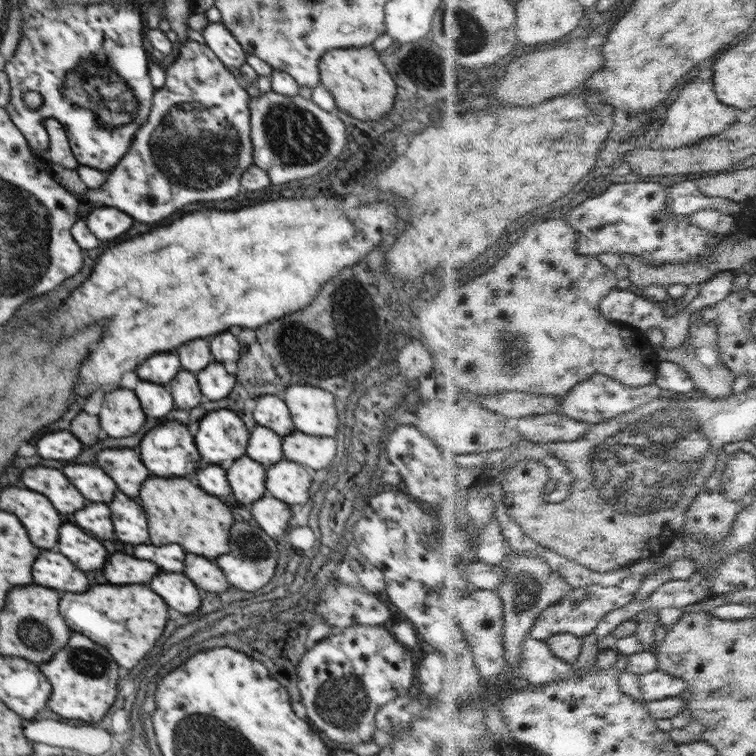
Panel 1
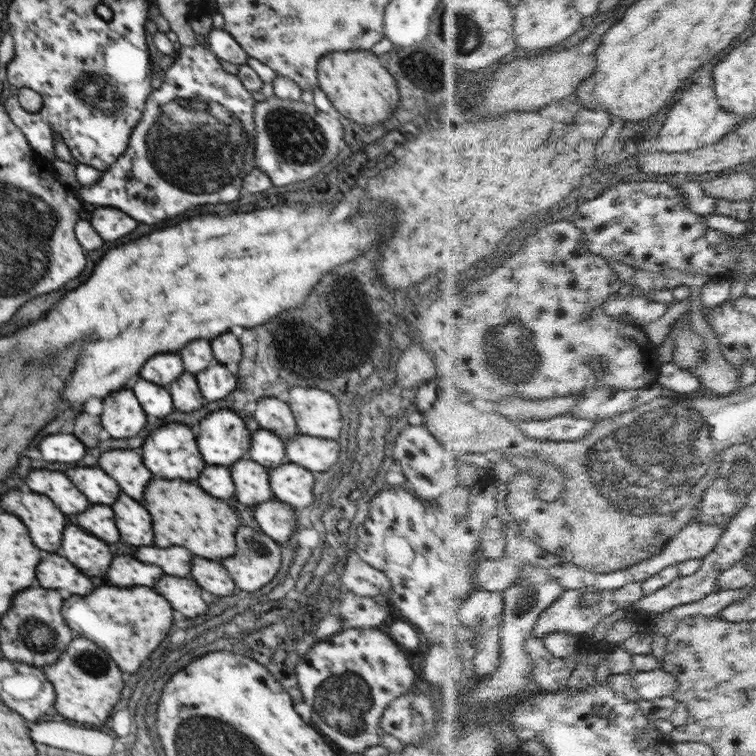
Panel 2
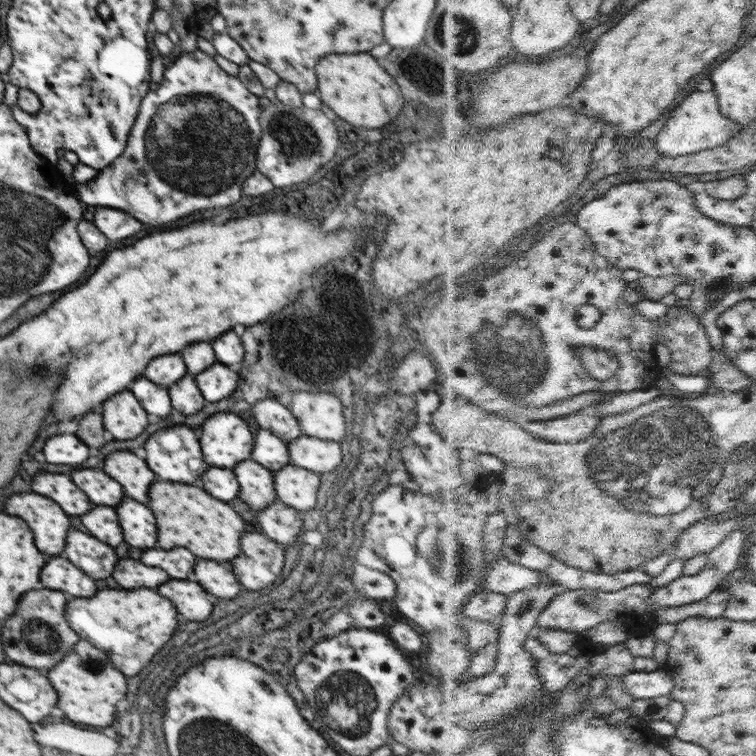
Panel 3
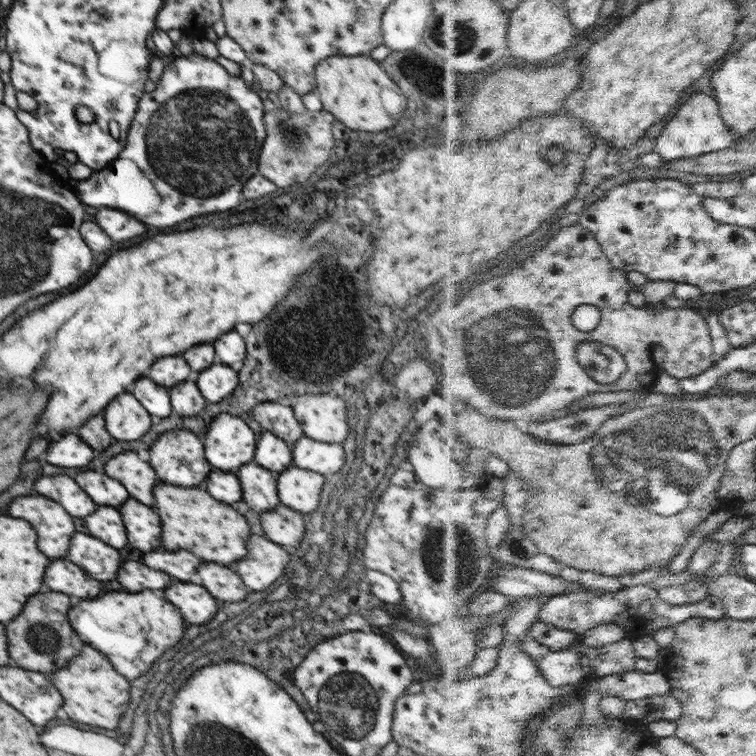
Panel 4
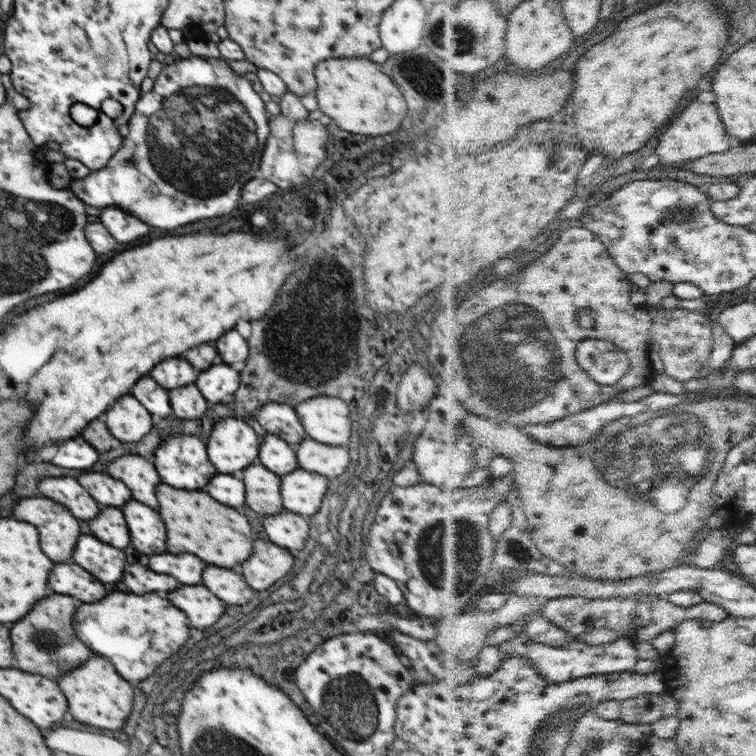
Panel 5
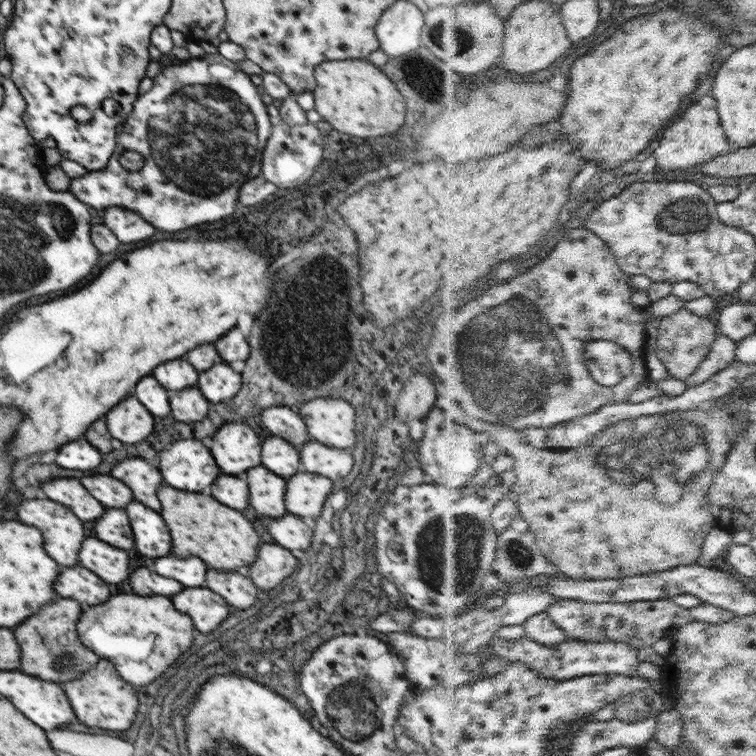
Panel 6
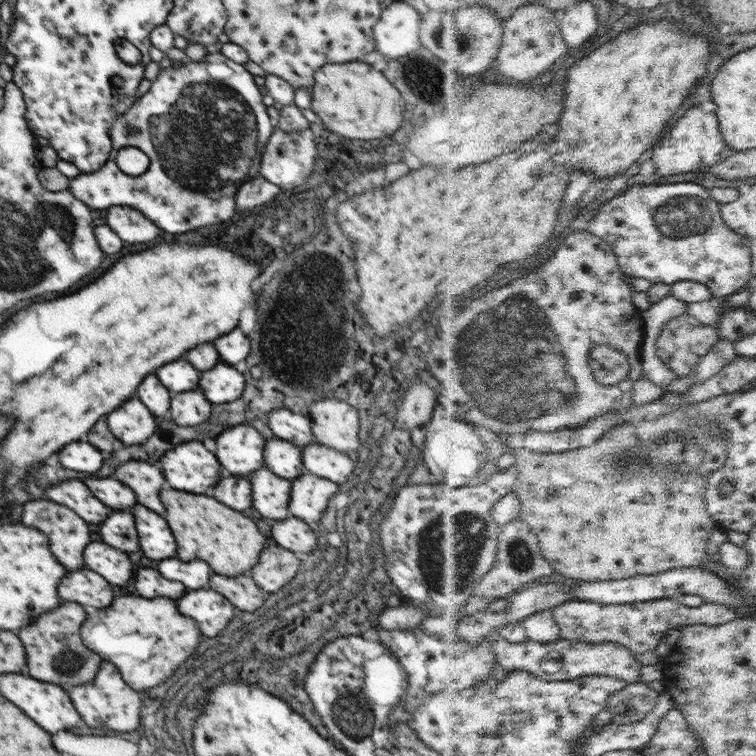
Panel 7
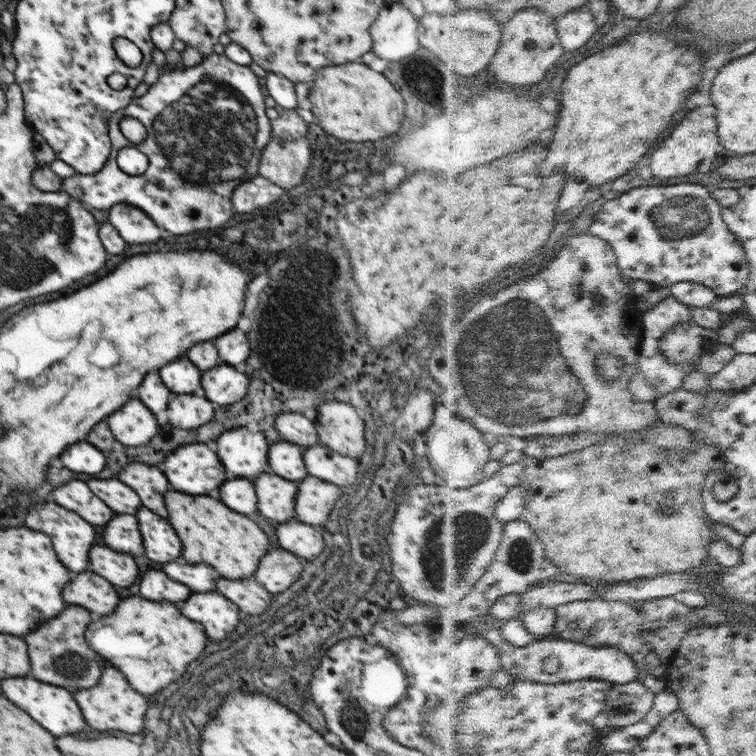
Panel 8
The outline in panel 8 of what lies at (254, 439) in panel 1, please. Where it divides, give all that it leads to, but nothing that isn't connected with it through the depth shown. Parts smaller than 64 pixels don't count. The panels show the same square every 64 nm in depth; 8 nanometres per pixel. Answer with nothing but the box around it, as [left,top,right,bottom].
[268,441,309,483]

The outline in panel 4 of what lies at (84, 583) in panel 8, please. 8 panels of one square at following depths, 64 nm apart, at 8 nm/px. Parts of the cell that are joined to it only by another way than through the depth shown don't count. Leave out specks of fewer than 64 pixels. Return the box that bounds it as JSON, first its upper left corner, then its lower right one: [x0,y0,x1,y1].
[44,558,100,598]

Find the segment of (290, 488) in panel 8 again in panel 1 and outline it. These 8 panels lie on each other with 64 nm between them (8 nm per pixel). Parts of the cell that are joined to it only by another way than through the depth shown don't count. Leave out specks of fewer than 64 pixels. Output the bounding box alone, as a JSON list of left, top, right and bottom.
[226,455,268,504]

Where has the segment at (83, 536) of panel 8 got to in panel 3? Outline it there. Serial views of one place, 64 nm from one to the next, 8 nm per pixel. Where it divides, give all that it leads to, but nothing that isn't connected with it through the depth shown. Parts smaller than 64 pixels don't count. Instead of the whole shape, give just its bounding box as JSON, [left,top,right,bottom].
[6,492,70,556]

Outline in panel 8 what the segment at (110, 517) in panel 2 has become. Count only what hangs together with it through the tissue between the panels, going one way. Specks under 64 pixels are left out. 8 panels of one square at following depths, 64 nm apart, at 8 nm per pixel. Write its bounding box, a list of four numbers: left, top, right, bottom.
[102,514,142,554]

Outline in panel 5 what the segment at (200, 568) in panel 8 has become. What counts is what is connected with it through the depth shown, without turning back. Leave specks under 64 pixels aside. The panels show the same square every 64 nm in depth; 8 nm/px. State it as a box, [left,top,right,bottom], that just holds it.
[150,554,200,584]

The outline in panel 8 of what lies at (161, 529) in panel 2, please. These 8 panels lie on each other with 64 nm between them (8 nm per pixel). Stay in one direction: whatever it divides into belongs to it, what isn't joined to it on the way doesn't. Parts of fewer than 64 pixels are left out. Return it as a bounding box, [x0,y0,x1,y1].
[164,492,268,580]

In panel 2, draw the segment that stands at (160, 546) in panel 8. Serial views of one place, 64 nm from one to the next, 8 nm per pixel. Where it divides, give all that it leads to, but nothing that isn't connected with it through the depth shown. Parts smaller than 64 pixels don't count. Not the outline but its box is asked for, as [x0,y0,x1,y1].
[112,494,152,546]

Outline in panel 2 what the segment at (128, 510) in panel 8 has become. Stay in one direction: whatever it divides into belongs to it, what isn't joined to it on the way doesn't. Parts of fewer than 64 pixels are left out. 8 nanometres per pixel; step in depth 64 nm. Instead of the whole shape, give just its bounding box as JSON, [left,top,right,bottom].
[66,468,118,504]

